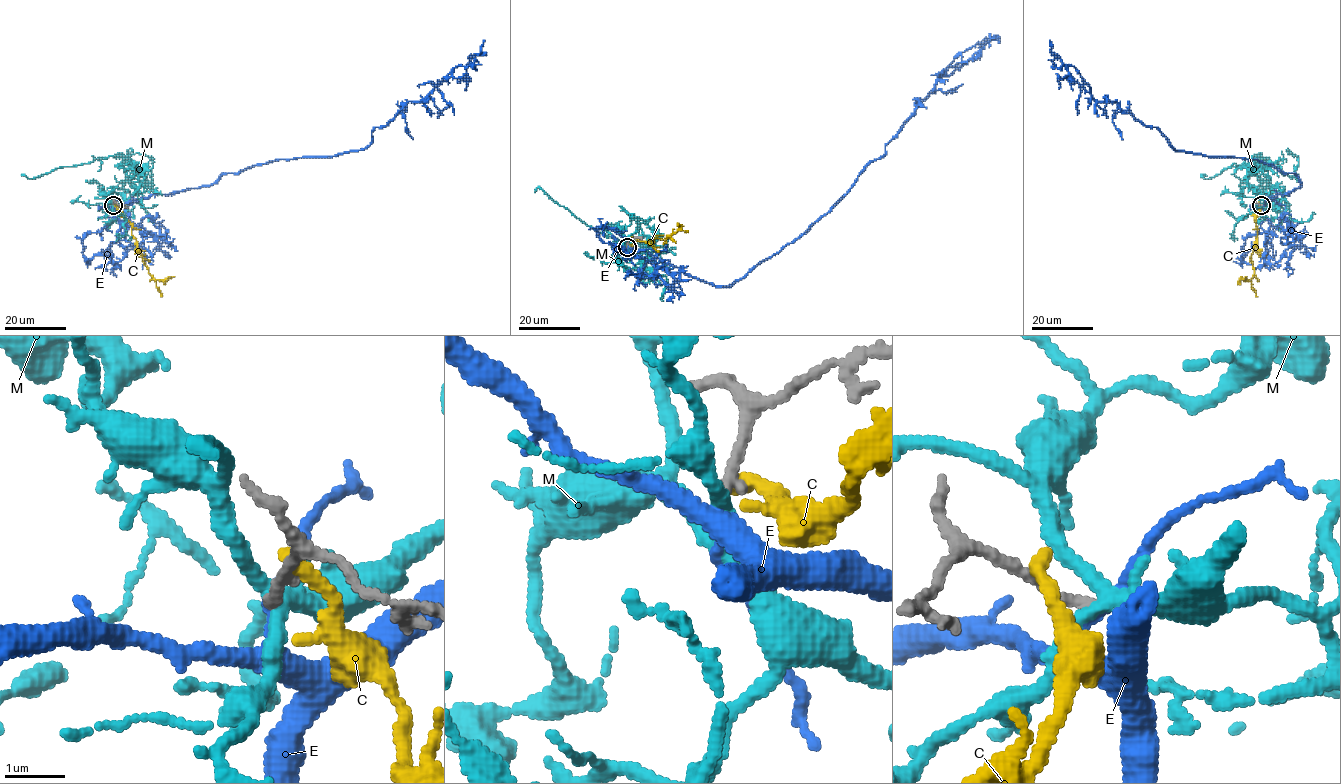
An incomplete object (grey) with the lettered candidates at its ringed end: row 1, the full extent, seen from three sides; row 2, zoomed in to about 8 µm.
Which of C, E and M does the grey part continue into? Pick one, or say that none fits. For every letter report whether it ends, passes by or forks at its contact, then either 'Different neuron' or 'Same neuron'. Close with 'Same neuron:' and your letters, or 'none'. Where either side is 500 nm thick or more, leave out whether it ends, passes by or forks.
C: It ends there. Different neuron
E: It passes by. Different neuron
M: It forks there. Different neuron
Same neuron: none

